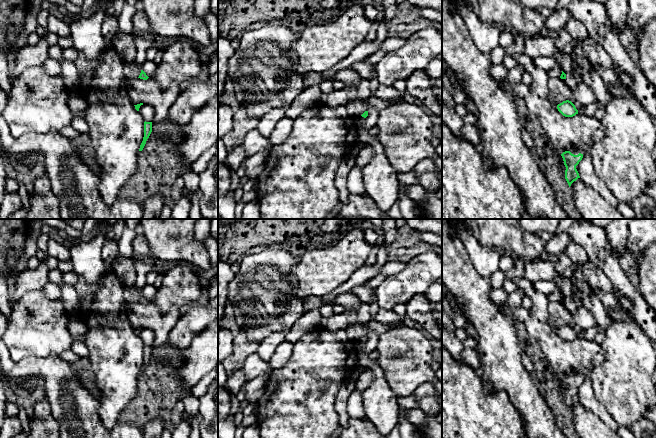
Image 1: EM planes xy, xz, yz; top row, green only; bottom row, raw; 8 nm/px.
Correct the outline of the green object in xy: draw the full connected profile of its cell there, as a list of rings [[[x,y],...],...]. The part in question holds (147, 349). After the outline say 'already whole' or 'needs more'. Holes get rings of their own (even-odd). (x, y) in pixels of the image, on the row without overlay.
[[[144,346],[144,361],[143,361],[143,365],[140,369],[140,373],[139,375],[142,375],[145,368],[146,368],[146,365],[147,363],[149,362],[150,358],[152,356],[152,346]]]; already whole

